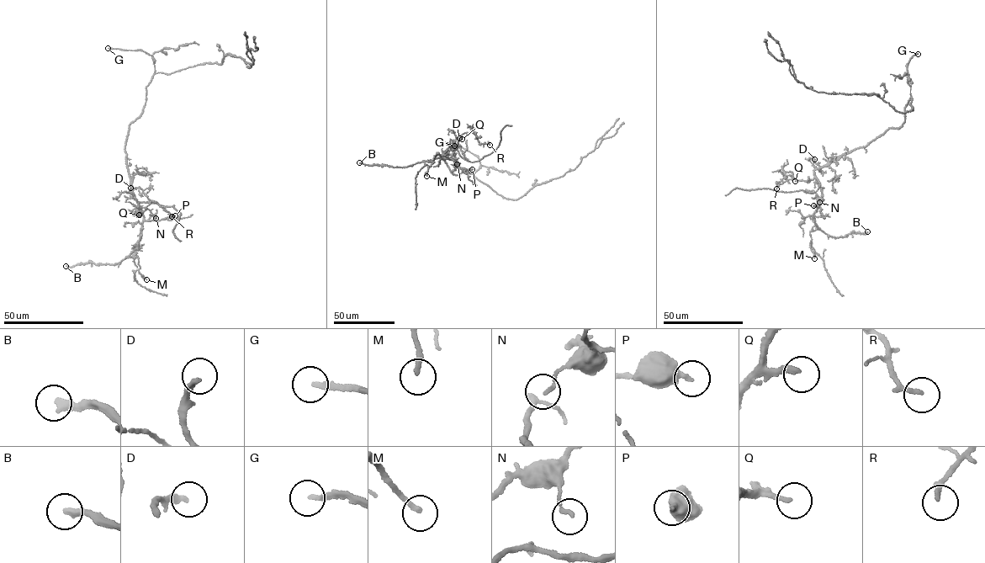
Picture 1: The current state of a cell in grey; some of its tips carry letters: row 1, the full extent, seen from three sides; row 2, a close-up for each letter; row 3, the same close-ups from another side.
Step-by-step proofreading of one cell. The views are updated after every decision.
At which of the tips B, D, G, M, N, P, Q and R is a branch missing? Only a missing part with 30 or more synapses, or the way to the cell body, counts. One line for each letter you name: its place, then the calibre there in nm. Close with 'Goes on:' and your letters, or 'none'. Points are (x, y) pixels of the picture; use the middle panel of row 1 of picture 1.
B: at (359, 162); 300 nm thick
D: at (459, 138); 240 nm thick
G: at (454, 146); 180 nm thick
Q: at (462, 139); 190 nm thick
Goes on: B, D, G, Q

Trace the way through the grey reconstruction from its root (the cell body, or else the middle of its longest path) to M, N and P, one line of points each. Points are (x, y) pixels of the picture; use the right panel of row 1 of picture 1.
M: (904, 113), (902, 125), (891, 128), (865, 146), (843, 153), (814, 171), (821, 198), (810, 231), (814, 258)
N: (904, 113), (902, 125), (891, 128), (865, 146), (843, 153), (814, 171), (821, 189), (819, 202)
P: (904, 113), (902, 125), (891, 128), (865, 146), (814, 171), (821, 198), (819, 206), (813, 205)

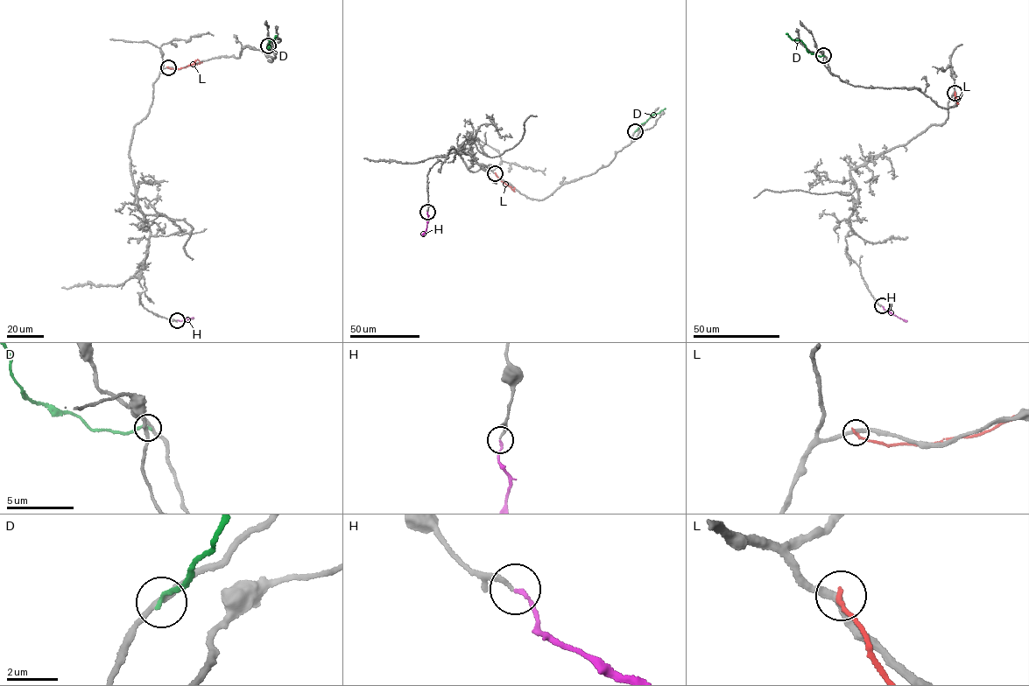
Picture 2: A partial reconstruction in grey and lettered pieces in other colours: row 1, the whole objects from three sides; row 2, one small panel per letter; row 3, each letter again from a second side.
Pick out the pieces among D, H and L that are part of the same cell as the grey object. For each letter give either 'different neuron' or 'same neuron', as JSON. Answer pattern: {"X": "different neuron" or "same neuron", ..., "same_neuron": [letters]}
{"D": "different neuron", "H": "same neuron", "L": "different neuron", "same_neuron": ["H"]}

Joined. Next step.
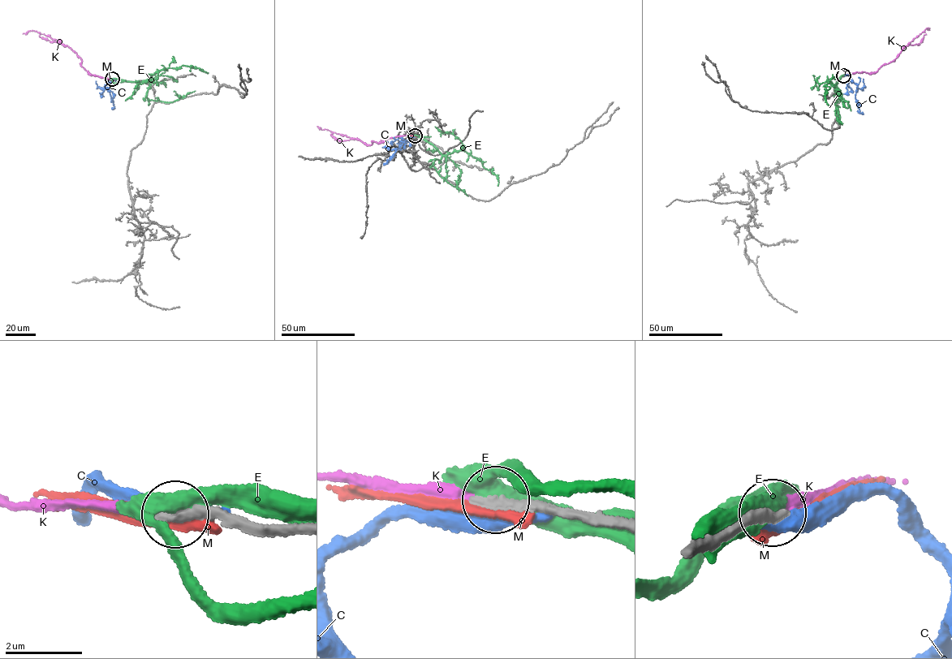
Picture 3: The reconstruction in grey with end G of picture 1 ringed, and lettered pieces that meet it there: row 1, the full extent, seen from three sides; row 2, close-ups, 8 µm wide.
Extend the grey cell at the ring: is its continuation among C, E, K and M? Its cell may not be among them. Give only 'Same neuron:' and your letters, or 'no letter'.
Same neuron: K

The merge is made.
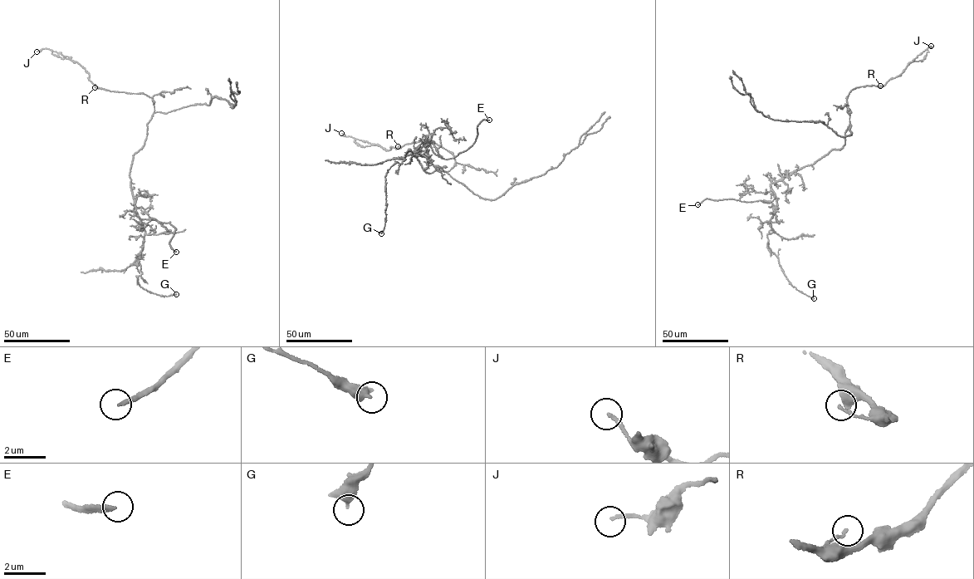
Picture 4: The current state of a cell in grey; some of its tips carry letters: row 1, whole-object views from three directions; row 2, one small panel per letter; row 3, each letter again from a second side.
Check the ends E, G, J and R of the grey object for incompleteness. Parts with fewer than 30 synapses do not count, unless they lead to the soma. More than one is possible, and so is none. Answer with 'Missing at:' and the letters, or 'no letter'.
Missing at: E

